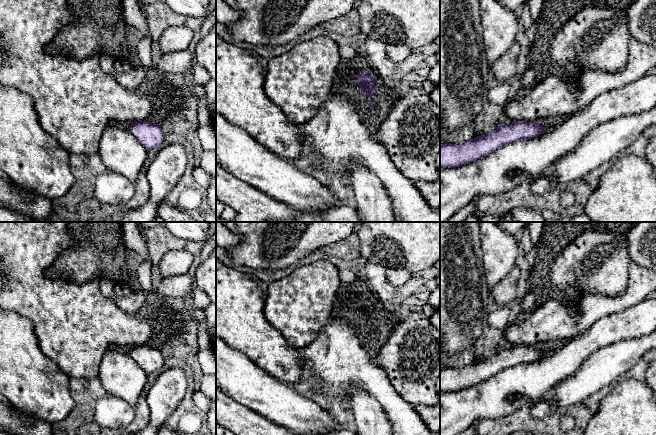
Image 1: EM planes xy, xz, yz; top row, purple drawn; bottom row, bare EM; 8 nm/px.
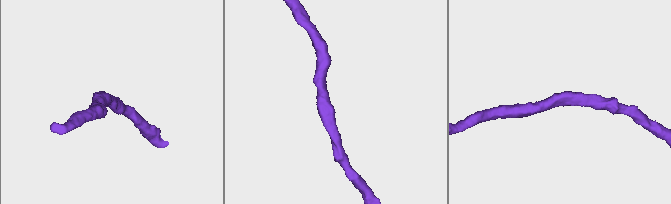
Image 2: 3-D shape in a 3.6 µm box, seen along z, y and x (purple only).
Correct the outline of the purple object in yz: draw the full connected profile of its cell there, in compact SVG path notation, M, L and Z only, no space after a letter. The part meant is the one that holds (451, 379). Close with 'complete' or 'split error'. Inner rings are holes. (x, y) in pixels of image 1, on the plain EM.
M513 345L509 349L500 348L486 359L481 359L461 368L440 369L440 393L455 392L484 382L502 370L519 364L536 362L547 351L535 346Z; complete

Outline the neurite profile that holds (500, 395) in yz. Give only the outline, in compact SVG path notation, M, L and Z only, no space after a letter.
M647 297L620 312L601 317L562 347L547 351L536 362L509 367L484 382L455 392L440 393L440 435L459 435L480 419L511 414L527 402L538 401L558 383L574 374L597 350L620 340L638 339L656 331L656 299Z

